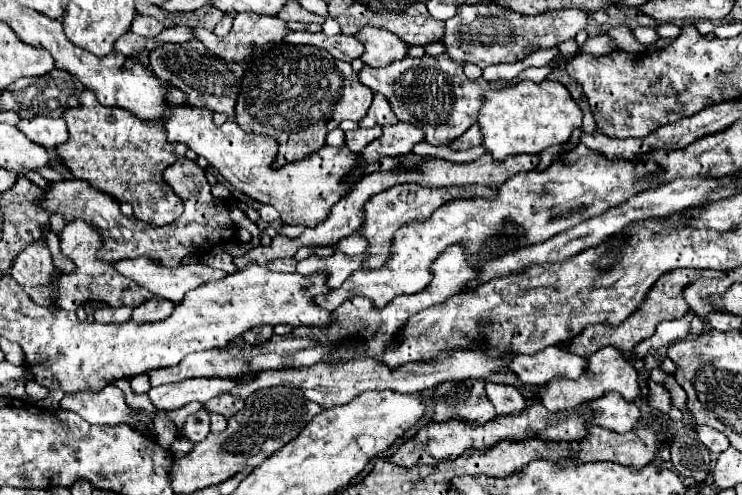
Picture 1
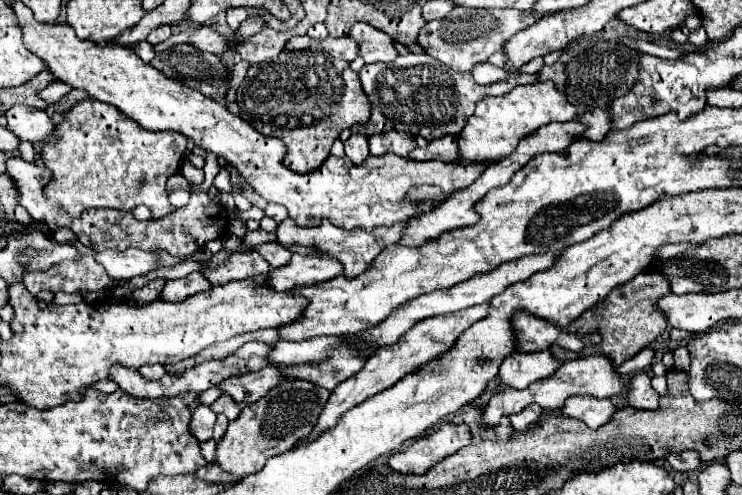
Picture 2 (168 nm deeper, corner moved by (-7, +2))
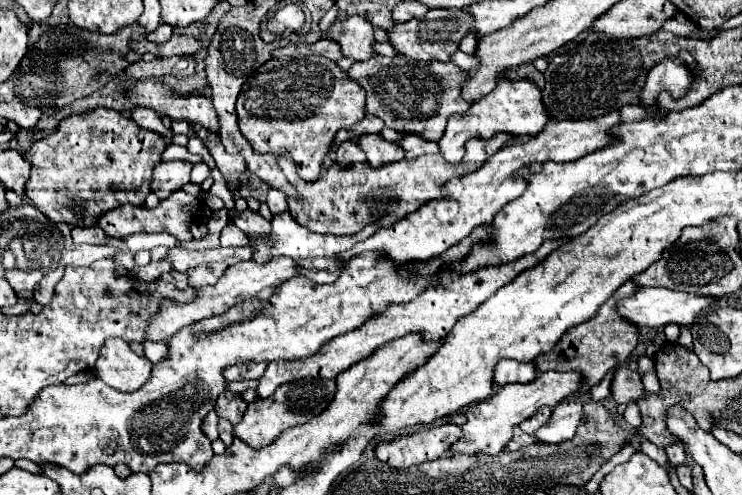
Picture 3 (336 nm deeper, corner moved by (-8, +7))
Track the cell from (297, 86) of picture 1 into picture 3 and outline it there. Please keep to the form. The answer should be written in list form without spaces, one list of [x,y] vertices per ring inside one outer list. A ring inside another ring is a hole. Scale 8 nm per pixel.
[[[327,57],[269,59],[243,85],[237,99],[239,129],[261,153],[289,153],[305,181],[319,179],[323,157],[339,129],[365,117],[365,91]]]

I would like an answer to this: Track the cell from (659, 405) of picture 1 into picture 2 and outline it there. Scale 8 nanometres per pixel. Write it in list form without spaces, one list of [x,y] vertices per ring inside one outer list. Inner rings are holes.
[[[646,372],[636,374],[628,384],[628,402],[638,410],[658,410],[658,392],[650,384],[650,376]]]

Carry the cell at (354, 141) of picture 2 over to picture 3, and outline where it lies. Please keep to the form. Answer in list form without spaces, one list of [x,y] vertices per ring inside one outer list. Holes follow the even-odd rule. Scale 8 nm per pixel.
[[[345,141],[337,147],[337,159],[335,159],[339,165],[347,167],[351,163],[363,163],[365,161],[365,155],[361,151],[361,147],[357,143],[351,143],[351,141]]]

